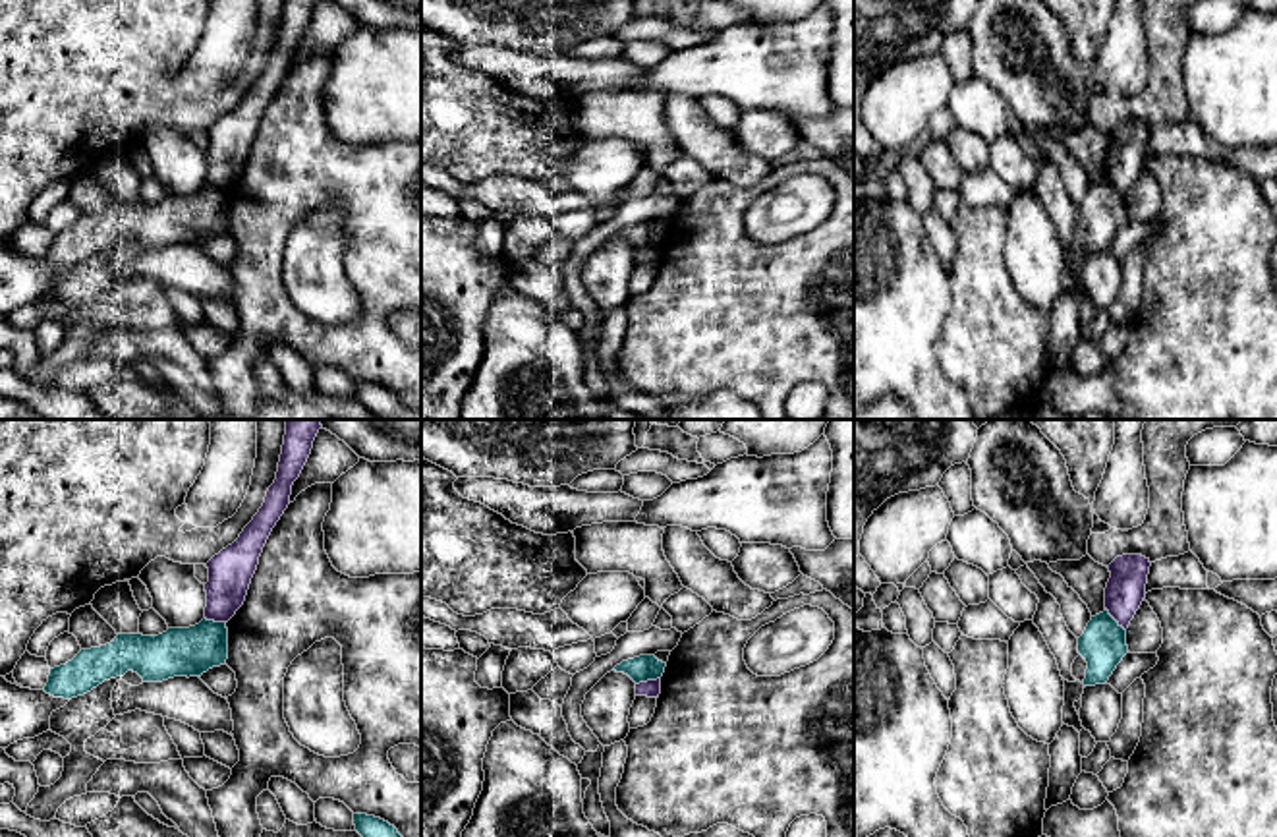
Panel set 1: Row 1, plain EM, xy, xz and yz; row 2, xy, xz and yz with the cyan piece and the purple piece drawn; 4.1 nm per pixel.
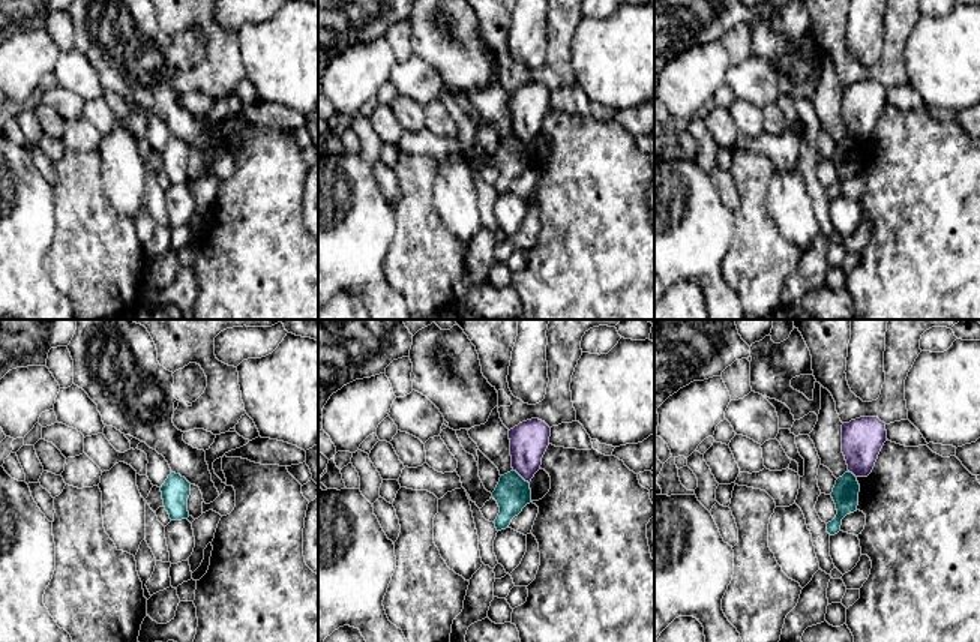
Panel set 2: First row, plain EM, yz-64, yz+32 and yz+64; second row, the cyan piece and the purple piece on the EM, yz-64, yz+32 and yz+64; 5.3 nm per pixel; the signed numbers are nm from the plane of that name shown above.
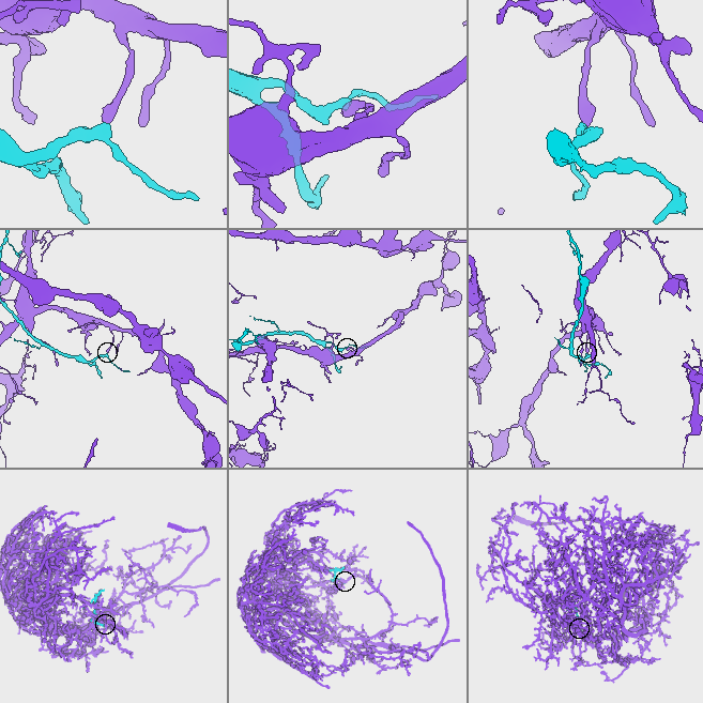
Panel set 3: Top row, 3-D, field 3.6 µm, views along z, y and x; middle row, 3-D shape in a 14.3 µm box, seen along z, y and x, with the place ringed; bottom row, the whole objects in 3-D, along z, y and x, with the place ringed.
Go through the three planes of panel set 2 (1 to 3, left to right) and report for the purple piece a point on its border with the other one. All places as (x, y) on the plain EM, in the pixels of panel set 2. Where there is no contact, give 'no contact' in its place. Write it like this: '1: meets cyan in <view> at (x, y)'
1: no contact
2: meets cyan in yz+32 at (520, 140)
3: meets cyan in yz+64 at (853, 138)

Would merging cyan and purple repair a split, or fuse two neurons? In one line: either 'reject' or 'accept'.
reject

